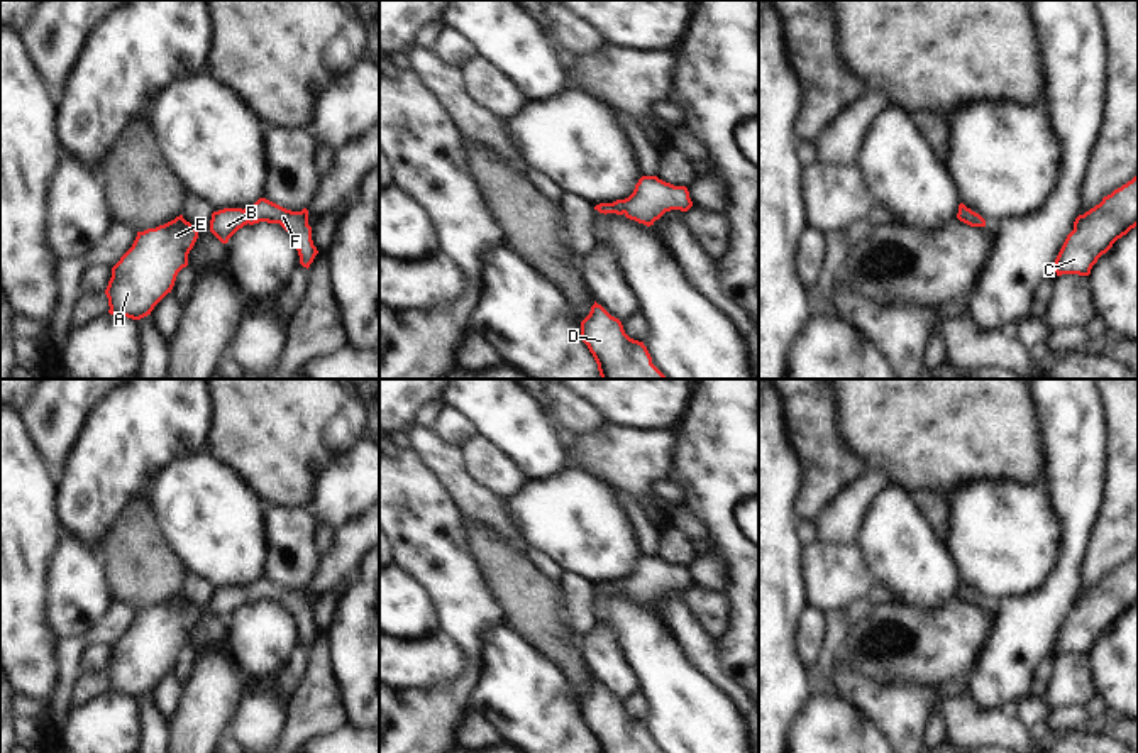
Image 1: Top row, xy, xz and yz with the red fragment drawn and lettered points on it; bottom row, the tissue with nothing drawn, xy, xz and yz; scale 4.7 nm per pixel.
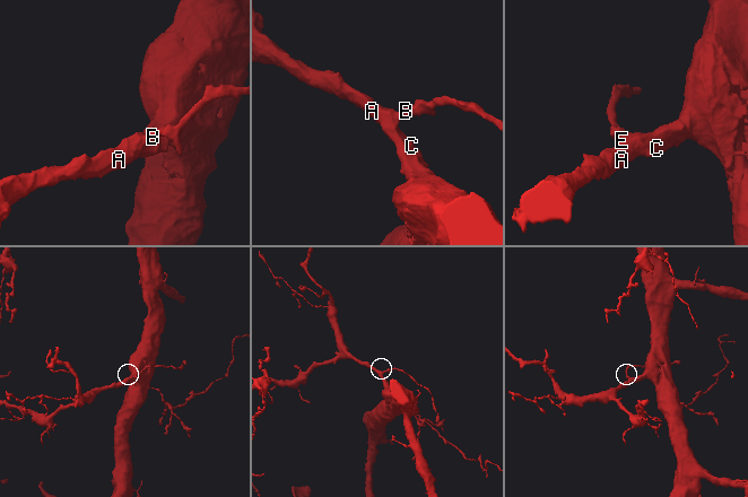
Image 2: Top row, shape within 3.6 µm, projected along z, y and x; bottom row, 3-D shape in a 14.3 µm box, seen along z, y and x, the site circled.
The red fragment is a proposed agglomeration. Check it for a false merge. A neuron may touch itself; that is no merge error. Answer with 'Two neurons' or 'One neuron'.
One neuron.

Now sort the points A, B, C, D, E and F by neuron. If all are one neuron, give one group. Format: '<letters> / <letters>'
A B C D E F

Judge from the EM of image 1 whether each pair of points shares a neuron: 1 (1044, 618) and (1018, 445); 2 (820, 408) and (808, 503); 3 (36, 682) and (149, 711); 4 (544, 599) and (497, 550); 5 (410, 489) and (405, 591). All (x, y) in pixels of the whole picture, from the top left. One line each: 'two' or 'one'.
1: two
2: one
3: two
4: one
5: two

